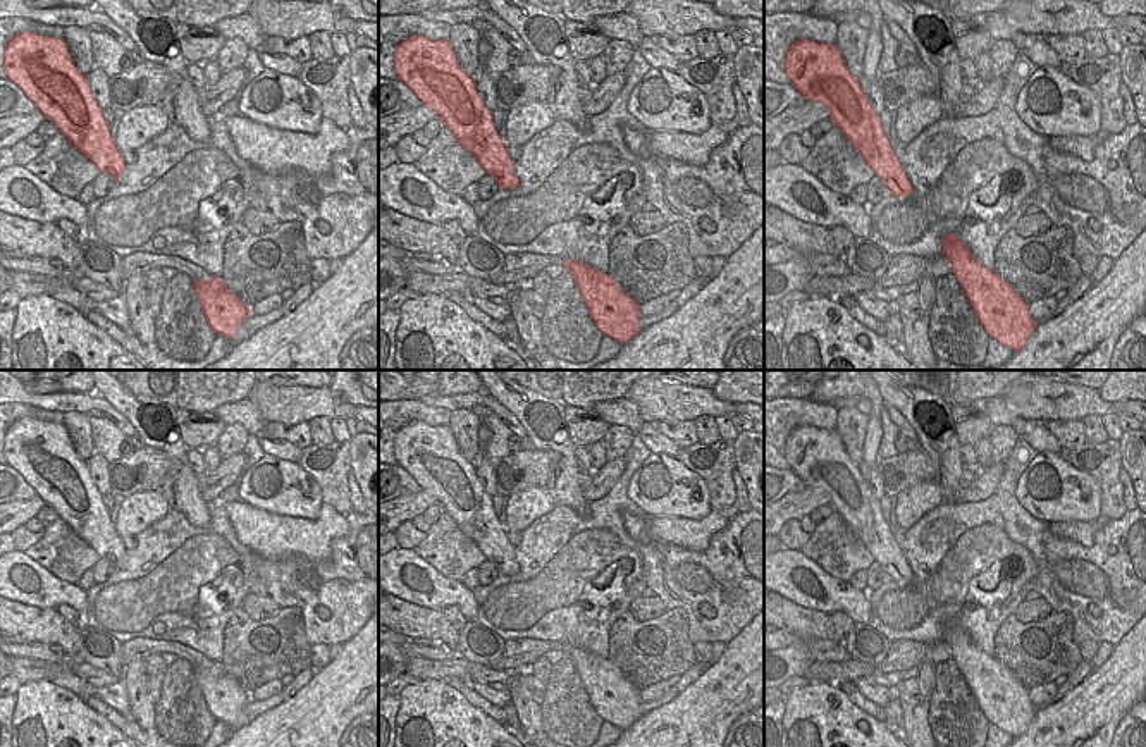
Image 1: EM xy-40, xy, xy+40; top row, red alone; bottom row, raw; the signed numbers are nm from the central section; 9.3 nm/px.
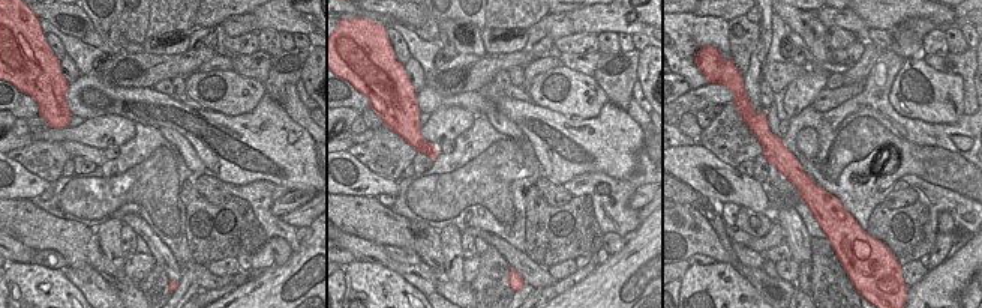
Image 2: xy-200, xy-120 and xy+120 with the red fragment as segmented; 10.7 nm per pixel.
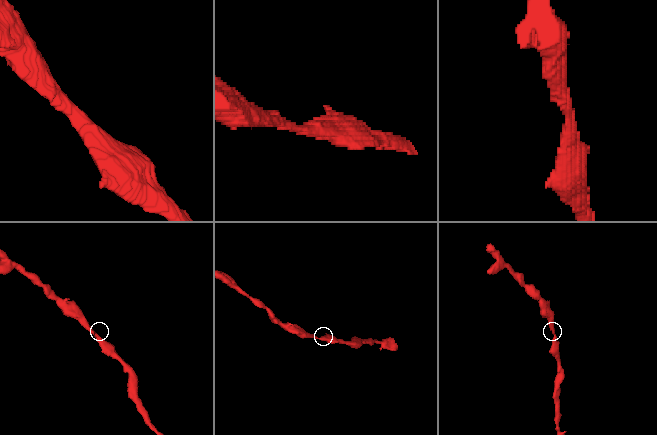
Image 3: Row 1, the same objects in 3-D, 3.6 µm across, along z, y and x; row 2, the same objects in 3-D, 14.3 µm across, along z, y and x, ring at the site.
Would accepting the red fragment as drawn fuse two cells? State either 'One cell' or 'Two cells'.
One cell

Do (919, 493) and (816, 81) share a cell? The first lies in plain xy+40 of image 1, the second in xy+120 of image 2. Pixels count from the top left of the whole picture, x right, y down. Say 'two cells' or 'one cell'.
one cell

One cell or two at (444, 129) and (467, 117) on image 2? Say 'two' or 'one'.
one

